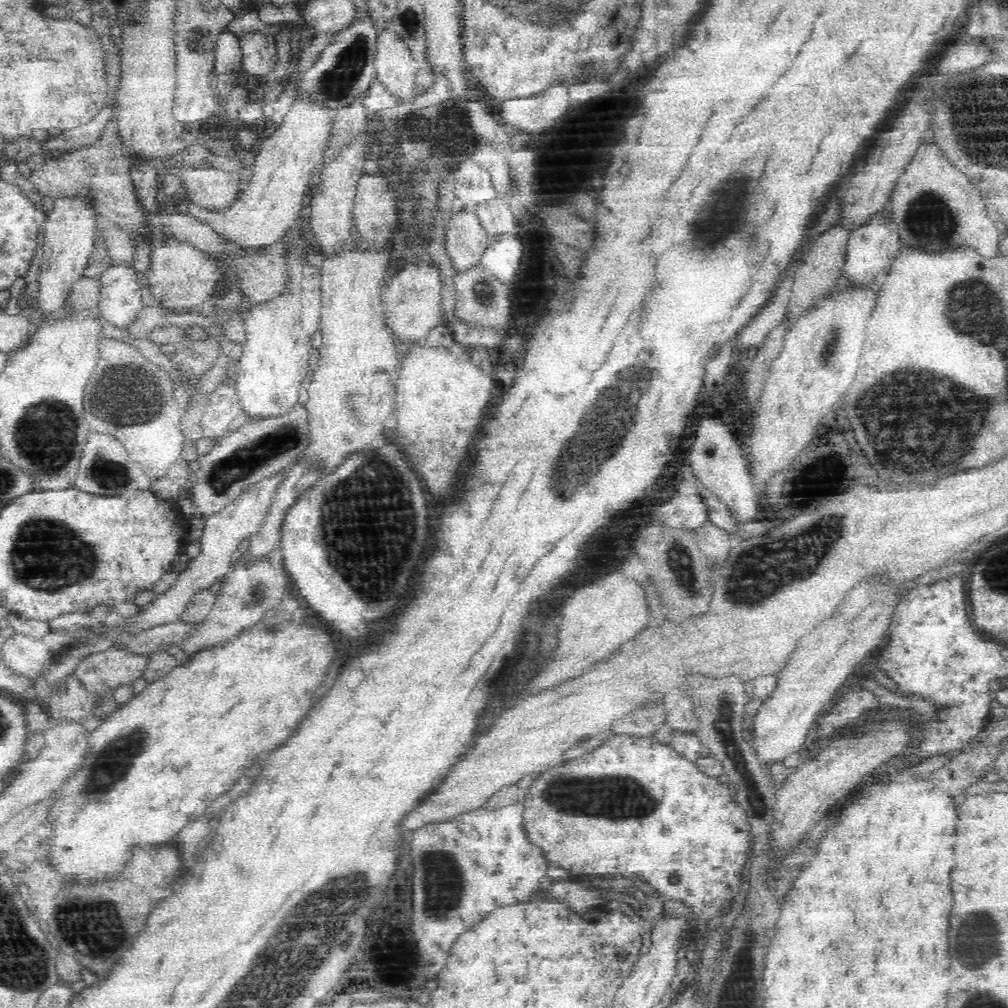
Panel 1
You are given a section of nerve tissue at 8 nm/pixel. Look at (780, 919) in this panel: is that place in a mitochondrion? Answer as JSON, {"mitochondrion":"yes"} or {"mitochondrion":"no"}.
{"mitochondrion":"no"}

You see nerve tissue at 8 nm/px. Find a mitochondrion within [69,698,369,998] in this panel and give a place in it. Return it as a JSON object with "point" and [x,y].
{"point":[115,761]}

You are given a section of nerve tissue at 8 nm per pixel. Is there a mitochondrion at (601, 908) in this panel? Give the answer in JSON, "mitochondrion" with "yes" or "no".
{"mitochondrion":"no"}

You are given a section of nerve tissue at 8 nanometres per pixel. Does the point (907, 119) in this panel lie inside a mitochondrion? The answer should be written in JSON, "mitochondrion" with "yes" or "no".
{"mitochondrion":"no"}

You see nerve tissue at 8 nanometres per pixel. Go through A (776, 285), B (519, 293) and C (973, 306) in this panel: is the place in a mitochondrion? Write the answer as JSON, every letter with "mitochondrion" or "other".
{"A":"other","B":"mitochondrion","C":"mitochondrion"}

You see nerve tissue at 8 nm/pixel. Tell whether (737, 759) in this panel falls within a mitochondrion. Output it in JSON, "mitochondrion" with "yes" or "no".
{"mitochondrion":"no"}

